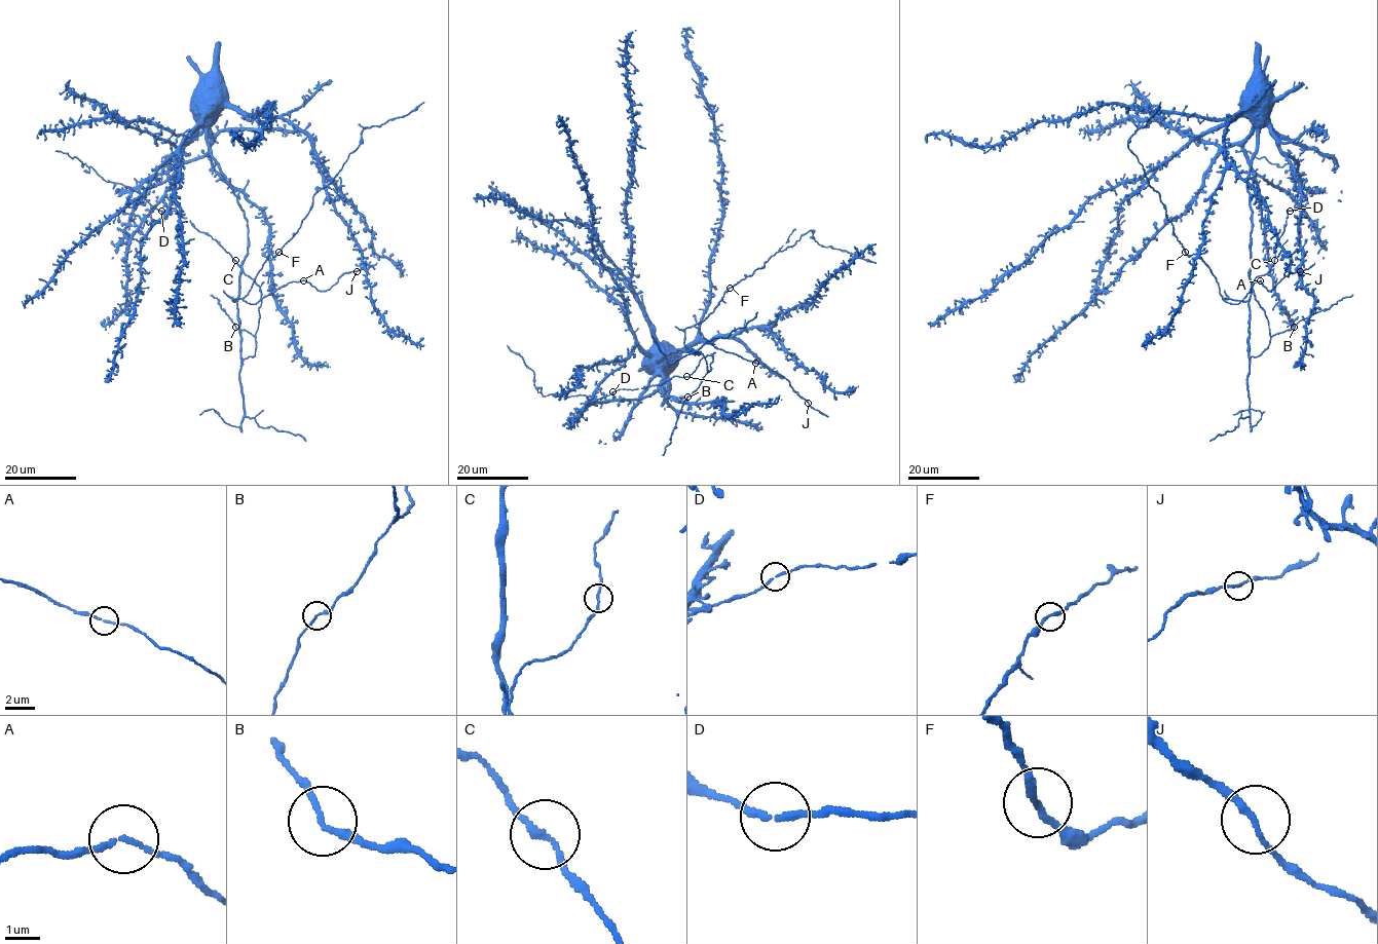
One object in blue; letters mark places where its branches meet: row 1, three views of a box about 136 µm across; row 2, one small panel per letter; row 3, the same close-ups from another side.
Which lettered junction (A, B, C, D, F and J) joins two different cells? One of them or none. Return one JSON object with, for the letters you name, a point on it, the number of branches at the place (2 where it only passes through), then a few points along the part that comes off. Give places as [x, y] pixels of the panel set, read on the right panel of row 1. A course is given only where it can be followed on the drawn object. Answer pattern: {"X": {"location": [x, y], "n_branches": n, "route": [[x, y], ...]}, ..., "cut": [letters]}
{"cut": []}

